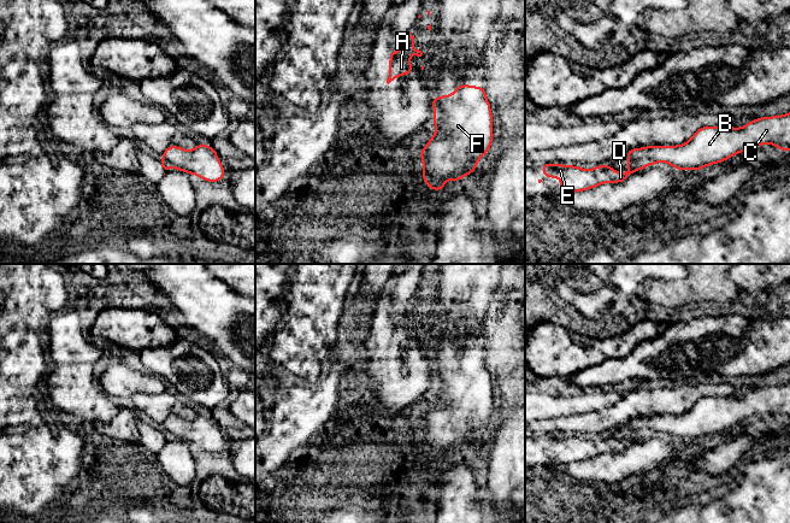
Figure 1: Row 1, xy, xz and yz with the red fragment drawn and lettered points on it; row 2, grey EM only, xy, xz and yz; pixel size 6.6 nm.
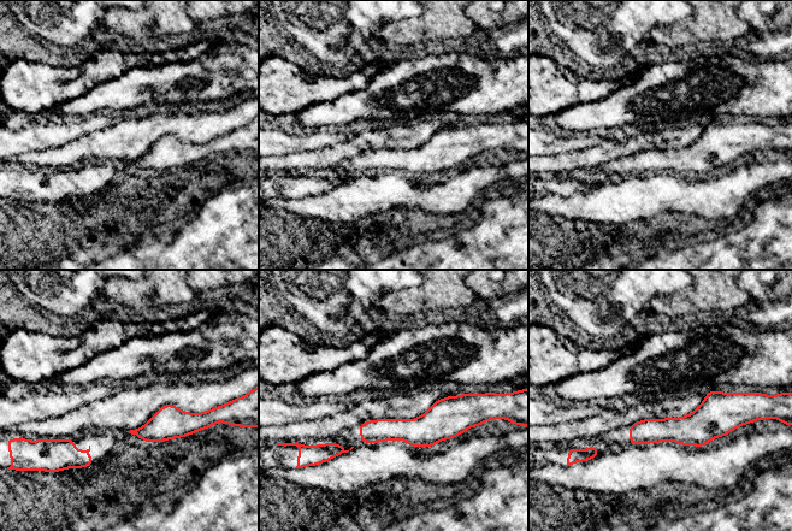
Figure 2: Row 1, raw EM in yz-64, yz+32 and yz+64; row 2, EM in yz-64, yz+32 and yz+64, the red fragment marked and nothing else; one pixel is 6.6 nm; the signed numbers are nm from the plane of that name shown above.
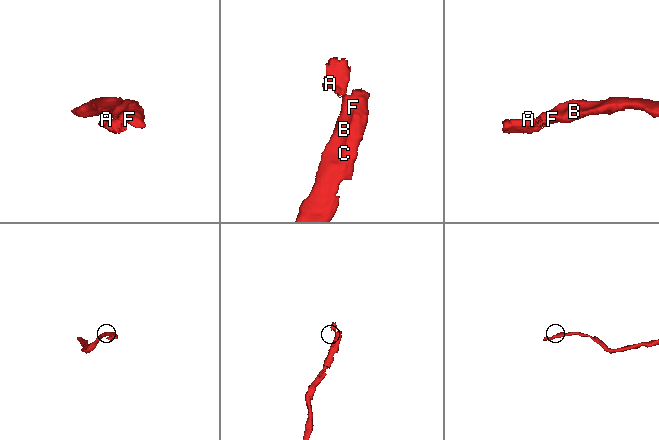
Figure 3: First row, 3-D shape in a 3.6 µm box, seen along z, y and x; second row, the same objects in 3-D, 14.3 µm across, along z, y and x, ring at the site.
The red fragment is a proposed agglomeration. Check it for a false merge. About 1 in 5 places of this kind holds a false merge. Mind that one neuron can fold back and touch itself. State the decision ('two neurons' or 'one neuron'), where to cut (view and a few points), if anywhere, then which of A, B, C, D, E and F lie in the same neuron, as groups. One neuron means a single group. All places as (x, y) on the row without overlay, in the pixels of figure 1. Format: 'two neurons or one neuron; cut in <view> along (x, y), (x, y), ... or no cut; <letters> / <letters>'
two neurons; cut in yz along (632, 433), (646, 434); A D E / B C F

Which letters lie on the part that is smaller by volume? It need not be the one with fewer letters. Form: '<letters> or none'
A, D, E

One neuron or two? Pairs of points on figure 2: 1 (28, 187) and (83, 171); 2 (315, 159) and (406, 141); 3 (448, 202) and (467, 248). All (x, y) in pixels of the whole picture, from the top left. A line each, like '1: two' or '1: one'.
1: one
2: one
3: two

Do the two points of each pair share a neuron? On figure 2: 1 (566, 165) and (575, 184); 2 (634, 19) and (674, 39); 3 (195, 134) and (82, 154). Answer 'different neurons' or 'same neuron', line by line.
1: different neurons
2: different neurons
3: same neuron

